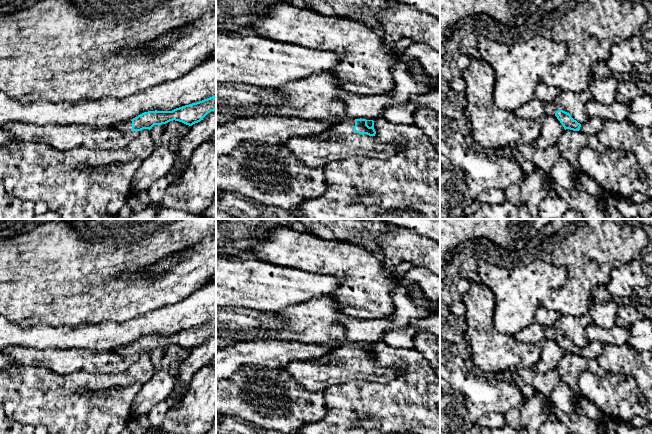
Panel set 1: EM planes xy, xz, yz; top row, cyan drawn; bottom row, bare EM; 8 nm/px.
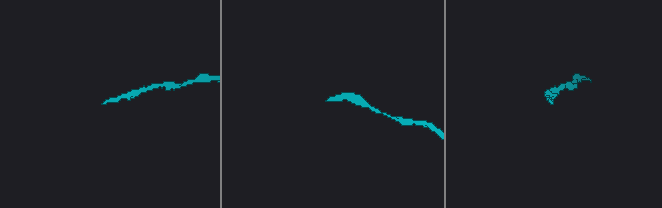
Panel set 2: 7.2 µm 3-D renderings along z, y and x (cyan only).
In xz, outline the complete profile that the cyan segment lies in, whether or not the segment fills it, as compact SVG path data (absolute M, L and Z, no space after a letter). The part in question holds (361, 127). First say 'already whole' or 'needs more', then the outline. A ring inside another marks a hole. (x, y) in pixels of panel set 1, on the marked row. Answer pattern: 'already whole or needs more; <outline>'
needs more; M347 119L334 126L331 133L316 138L292 138L284 145L310 168L324 168L332 161L352 156L391 158L397 147L378 143L375 134L373 120Z

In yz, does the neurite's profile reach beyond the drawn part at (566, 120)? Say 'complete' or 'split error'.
split error

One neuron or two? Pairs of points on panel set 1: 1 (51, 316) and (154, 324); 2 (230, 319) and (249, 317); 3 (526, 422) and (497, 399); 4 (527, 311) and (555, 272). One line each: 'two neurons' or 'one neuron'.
1: two neurons
2: one neuron
3: two neurons
4: one neuron

